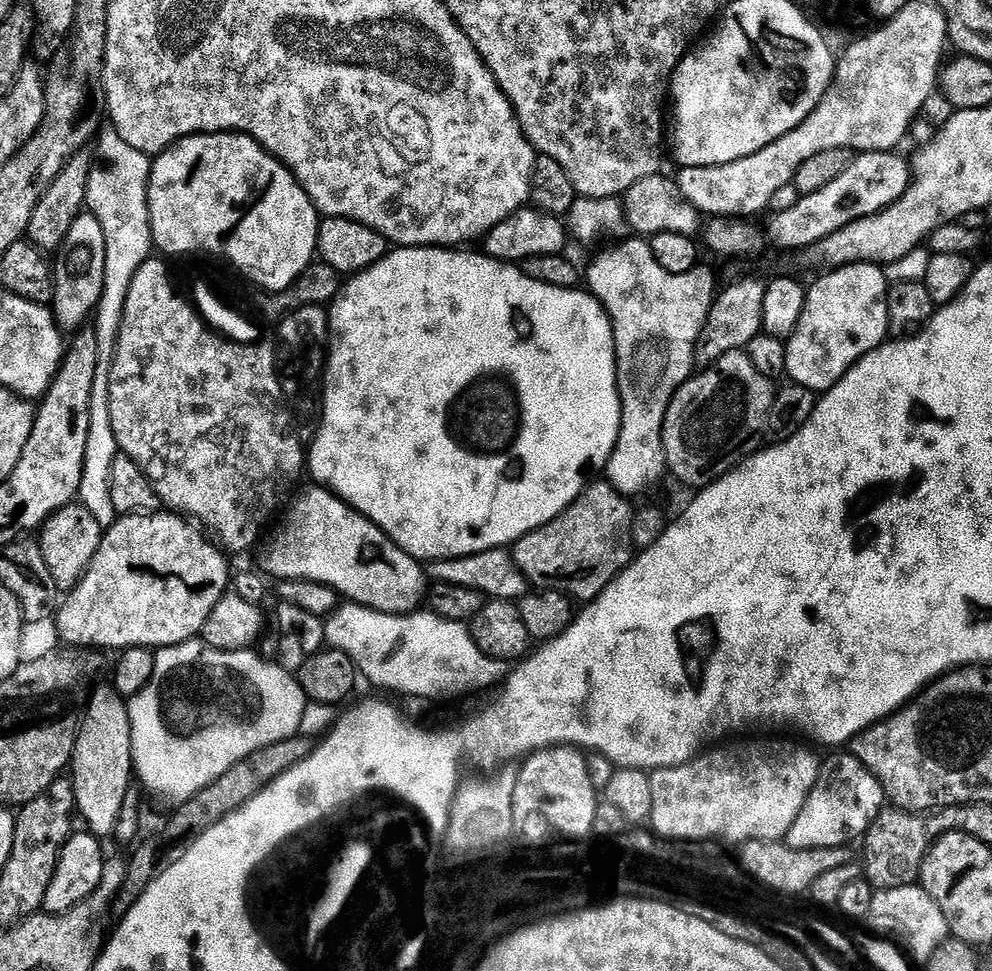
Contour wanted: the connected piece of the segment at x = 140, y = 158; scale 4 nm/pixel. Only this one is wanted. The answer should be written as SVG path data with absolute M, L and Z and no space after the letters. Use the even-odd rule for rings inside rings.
M115 130L101 131L95 146L96 161L93 162L92 169L88 168L86 172L86 208L89 213L96 216L105 232L106 246L112 255L112 272L128 272L128 268L138 264L137 257L132 255L143 250L143 240L146 240L148 182L152 175L152 160L145 153L127 144Z

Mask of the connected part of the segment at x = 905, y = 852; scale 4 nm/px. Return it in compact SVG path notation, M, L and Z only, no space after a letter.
M889 807L871 821L862 837L864 872L873 889L906 886L917 883L920 868L929 848L945 835L944 824L936 814L903 812Z

